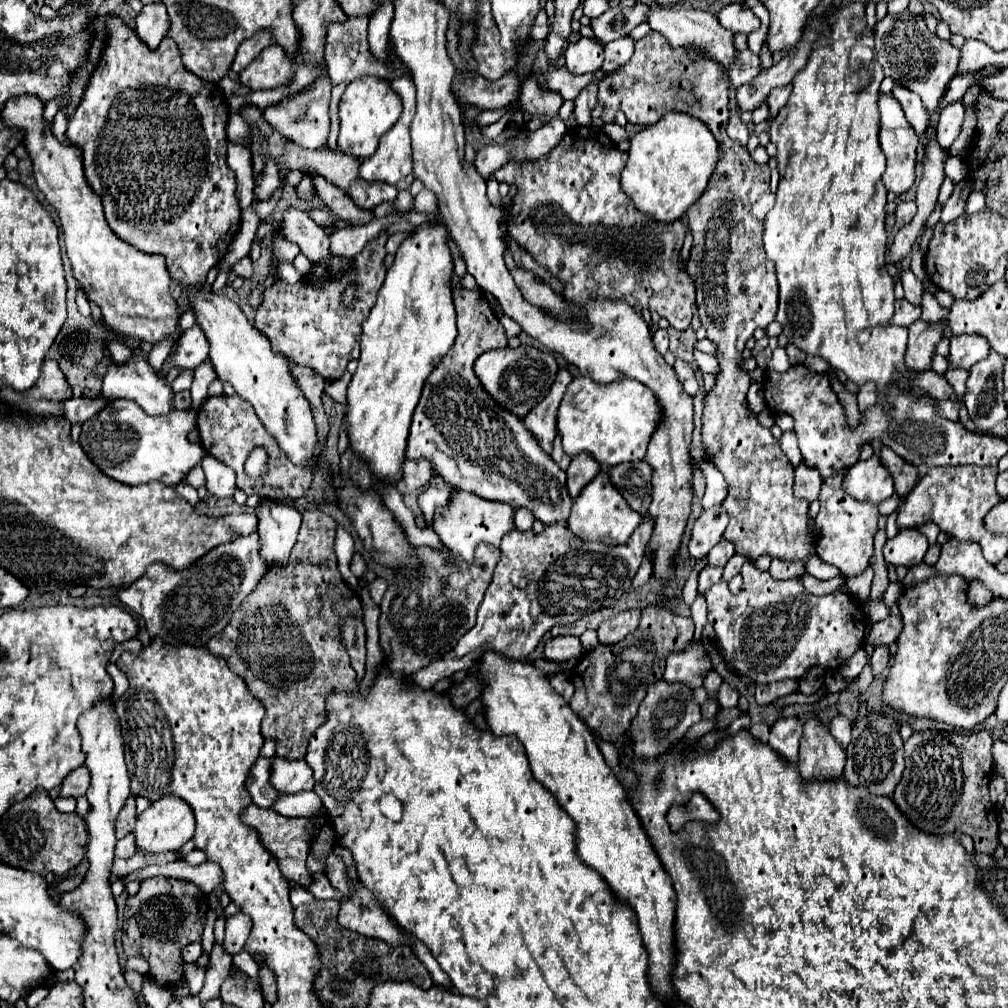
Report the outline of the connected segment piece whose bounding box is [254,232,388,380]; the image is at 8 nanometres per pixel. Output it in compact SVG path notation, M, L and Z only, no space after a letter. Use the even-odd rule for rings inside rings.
M382 232L376 240L368 242L366 248L354 256L352 274L342 280L332 278L322 288L316 288L306 280L300 280L298 284L284 284L284 280L278 280L270 288L266 288L264 300L256 312L254 326L270 338L272 350L286 354L294 364L314 368L326 380L340 378L346 372L348 362L360 356L362 322L370 314L370 308L374 306L376 294L386 274L386 268L382 264L386 256L386 238L386 232ZM350 280L358 284L356 306L352 310L344 308L340 302L340 294Z

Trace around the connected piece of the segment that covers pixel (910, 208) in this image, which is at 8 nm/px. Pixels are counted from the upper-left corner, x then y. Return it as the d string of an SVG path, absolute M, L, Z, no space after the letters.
M906 200L906 202L898 204L894 214L896 214L896 224L898 224L898 226L910 224L910 220L912 220L914 214L916 214L916 202L914 202L914 200Z

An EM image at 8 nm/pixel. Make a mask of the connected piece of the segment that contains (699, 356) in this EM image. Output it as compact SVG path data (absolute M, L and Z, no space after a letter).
M694 350L694 358L696 358L698 368L700 368L702 372L710 372L710 374L718 372L718 360L716 360L712 354L704 354L704 352Z

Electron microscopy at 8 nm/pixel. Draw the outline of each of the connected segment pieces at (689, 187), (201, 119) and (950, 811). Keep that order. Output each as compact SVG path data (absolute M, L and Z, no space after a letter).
M668 112L656 124L646 126L630 140L628 164L620 186L634 206L654 220L672 222L702 196L718 160L718 142L710 128L694 116Z
M108 14L108 18L106 18L106 44L104 44L100 62L98 62L94 74L90 76L88 86L84 88L82 102L78 104L76 112L70 116L66 138L72 144L76 144L78 148L82 148L86 180L92 186L92 190L96 194L100 194L102 204L104 204L106 222L114 230L114 234L120 240L134 246L136 250L140 250L140 252L162 254L166 258L166 266L168 266L168 272L170 272L172 280L176 284L180 284L182 288L186 288L186 290L200 288L206 282L206 274L210 272L210 268L214 268L224 258L230 242L234 240L234 236L236 236L236 232L240 228L238 198L236 198L236 176L226 164L226 122L228 122L228 104L226 104L226 100L222 96L222 90L218 88L218 84L212 84L212 82L200 80L198 76L192 76L192 72L188 72L182 66L178 46L170 36L166 36L160 42L160 48L156 48L156 52L152 52L136 36L136 32L122 22L122 18L118 18L114 14Z
M926 730L926 732L914 732L906 744L904 744L904 758L906 758L906 770L896 786L892 798L898 806L898 810L914 824L918 830L926 834L954 834L962 832L972 836L974 840L974 852L994 856L1000 834L996 824L996 804L992 804L988 796L988 782L990 782L990 770L992 770L992 736L988 730L964 734L964 732L938 732L938 730Z

